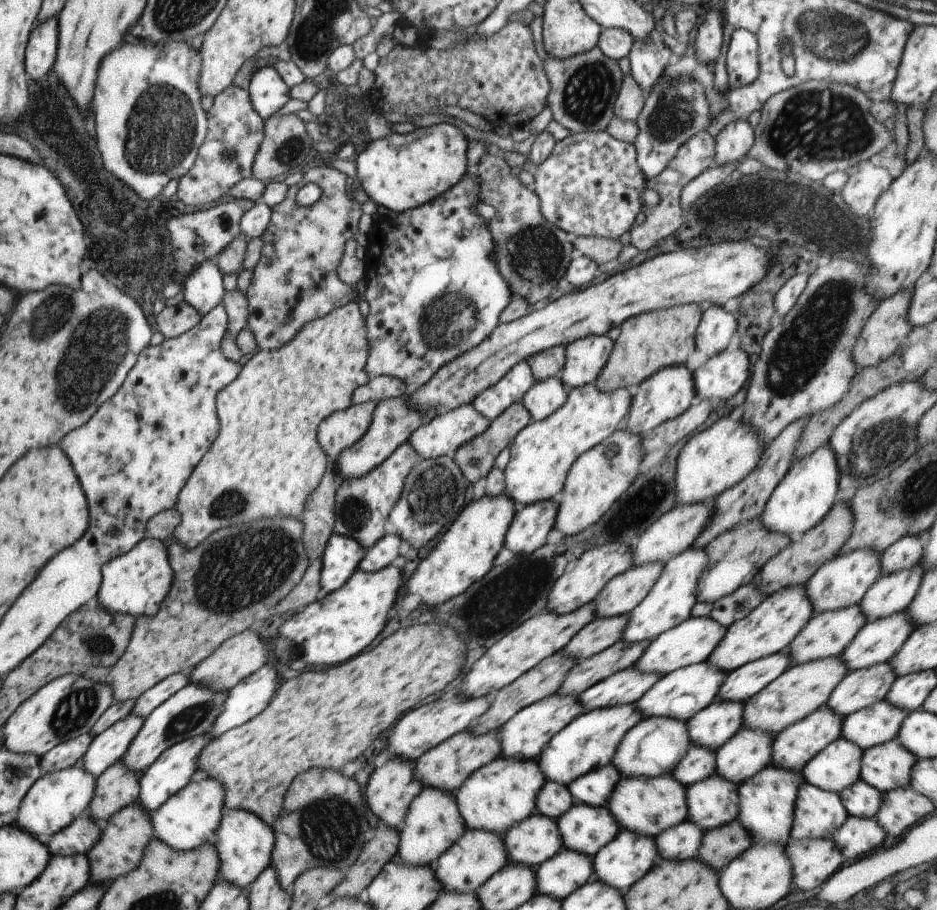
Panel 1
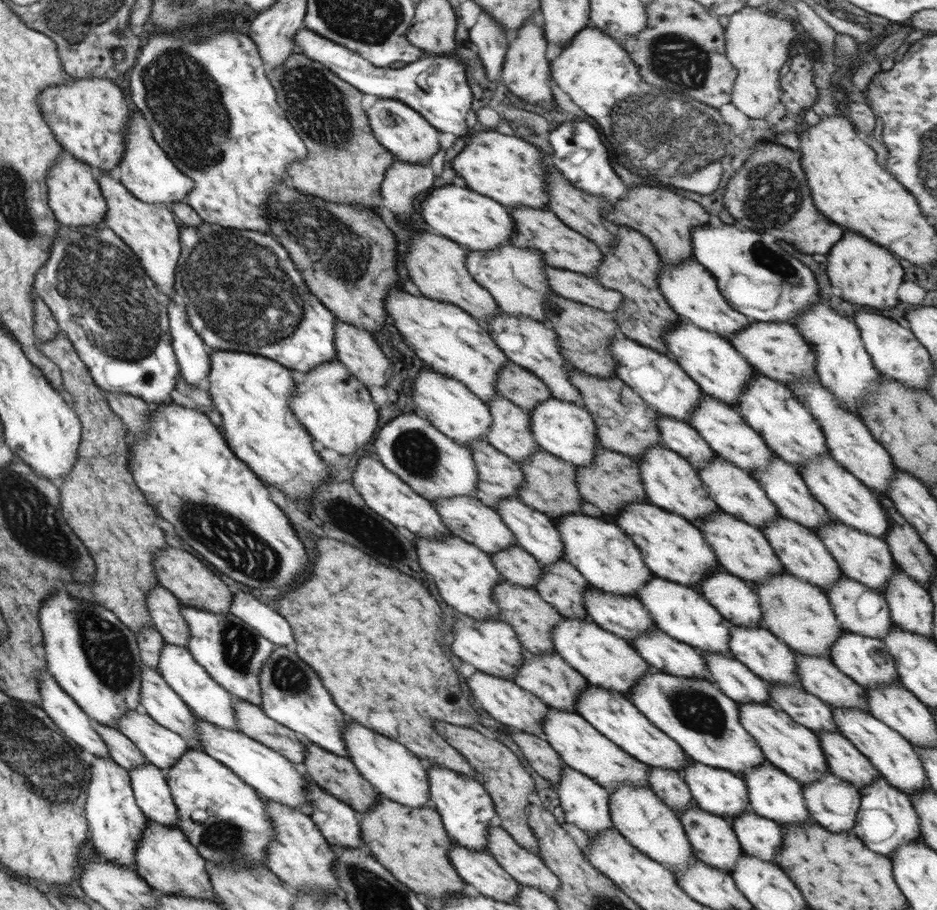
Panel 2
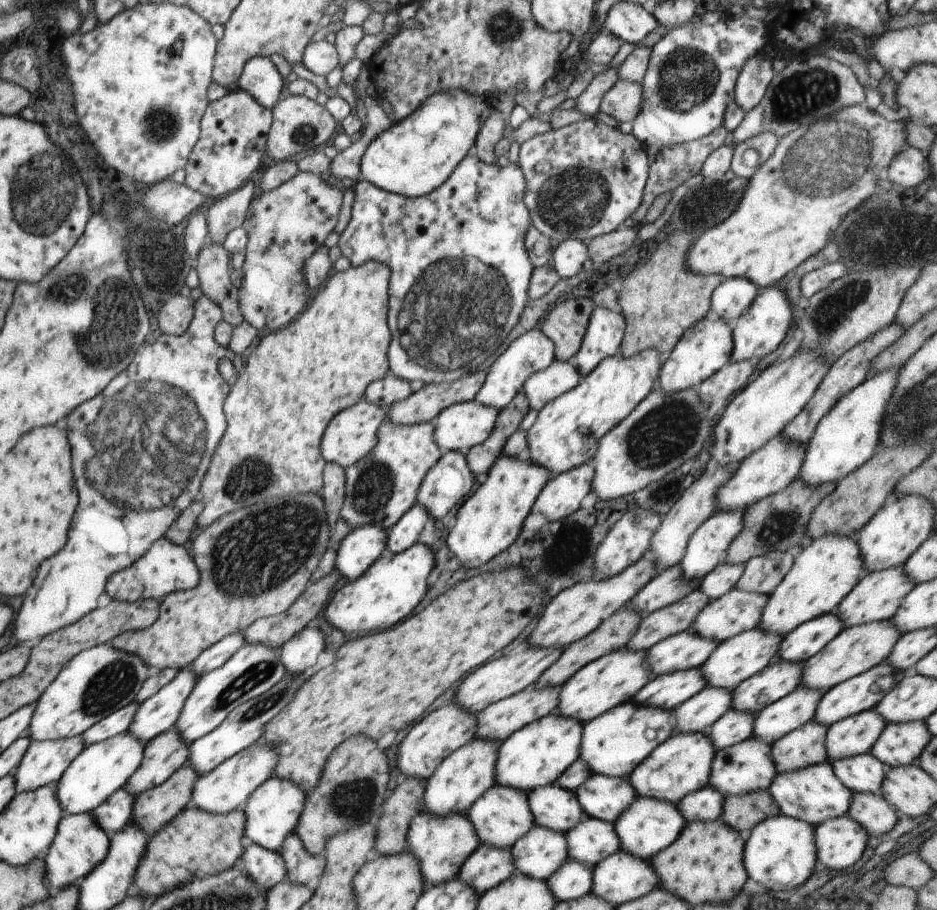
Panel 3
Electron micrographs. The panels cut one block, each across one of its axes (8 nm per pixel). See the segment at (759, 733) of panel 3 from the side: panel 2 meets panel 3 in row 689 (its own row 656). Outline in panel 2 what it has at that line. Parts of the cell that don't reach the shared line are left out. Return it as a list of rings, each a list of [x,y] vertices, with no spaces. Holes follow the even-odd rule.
[[[794,651],[796,673],[802,688],[833,708],[854,708],[869,712],[866,689],[842,673],[826,658],[806,656]]]

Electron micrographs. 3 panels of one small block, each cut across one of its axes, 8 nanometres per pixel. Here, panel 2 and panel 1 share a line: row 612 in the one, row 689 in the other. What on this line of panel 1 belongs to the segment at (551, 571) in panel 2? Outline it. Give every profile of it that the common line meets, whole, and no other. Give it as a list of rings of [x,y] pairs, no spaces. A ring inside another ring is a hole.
[[[648,639],[640,642],[618,641],[606,650],[585,658],[574,665],[558,693],[578,696],[618,671],[634,667],[651,642]]]

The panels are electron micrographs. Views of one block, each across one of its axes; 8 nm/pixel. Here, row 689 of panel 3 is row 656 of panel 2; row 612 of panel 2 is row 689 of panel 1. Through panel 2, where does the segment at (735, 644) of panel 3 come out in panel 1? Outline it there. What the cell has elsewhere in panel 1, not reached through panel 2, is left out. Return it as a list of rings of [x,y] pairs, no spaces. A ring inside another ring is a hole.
[[[708,661],[674,669],[637,700],[639,713],[643,714],[643,718],[668,717],[687,721],[718,698],[718,691],[727,676],[726,671],[712,666]]]

